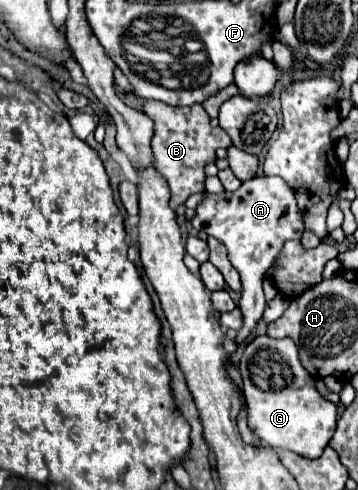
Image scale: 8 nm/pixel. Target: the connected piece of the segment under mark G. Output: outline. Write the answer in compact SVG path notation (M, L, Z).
M259 335L247 343L239 373L249 405L249 429L273 449L287 449L309 459L319 457L337 429L337 405L317 391L315 379L299 361L297 345L291 339Z

